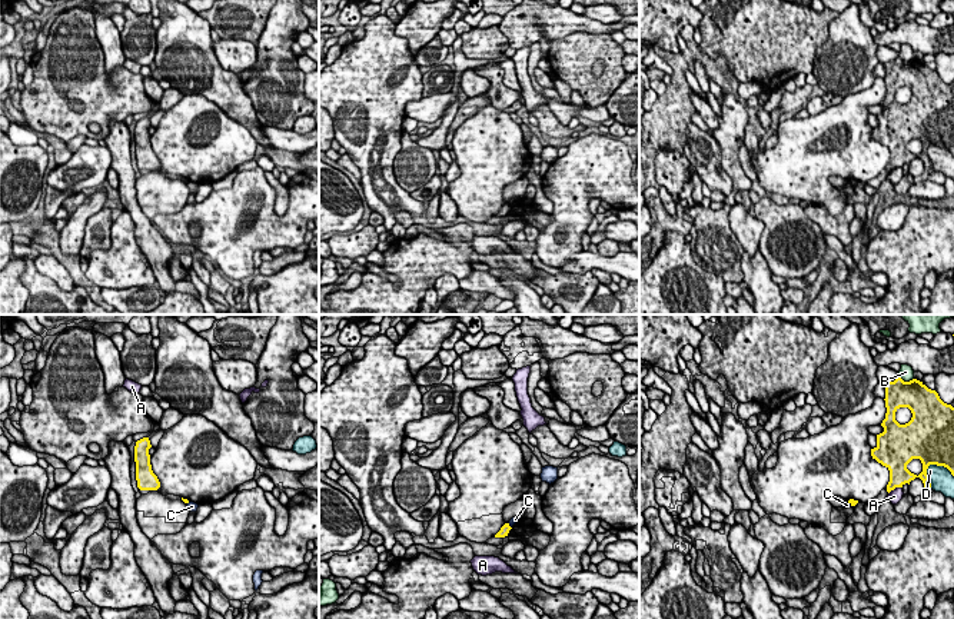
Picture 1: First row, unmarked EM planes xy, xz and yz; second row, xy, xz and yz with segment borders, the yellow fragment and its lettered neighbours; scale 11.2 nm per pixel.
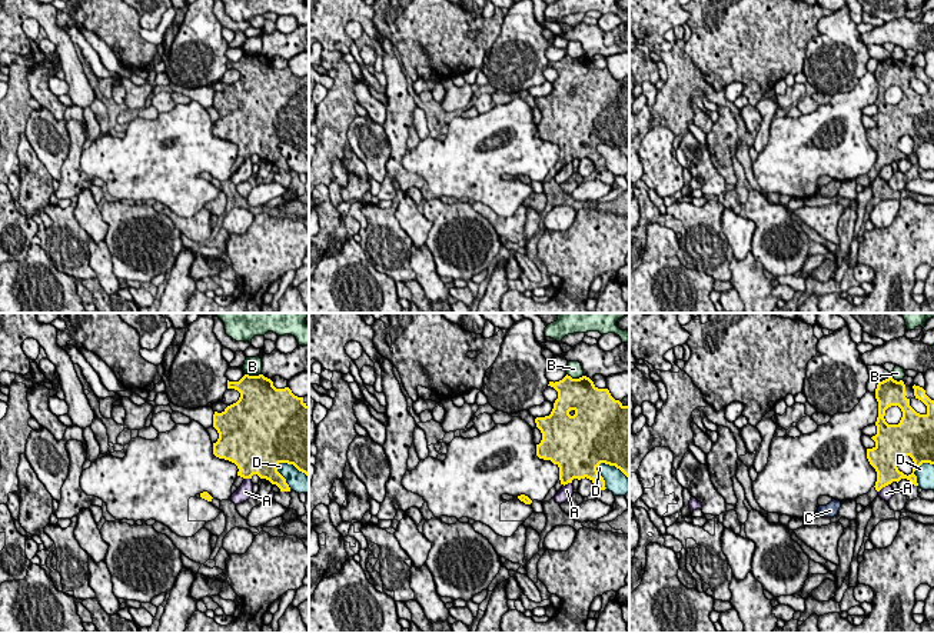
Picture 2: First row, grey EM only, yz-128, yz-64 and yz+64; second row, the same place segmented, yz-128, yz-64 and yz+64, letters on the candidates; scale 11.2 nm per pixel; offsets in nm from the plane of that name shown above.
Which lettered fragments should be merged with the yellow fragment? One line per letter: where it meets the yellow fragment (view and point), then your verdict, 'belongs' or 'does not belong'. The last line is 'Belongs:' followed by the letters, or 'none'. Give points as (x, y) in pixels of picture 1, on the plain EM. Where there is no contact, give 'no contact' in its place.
A: meets yellow in yz at (894, 167); does not belong
B: meets yellow in yz at (906, 62); does not belong
C: meets yellow in xz at (508, 205); does not belong
D: meets yellow in yz at (940, 145); does not belong
Belongs: none

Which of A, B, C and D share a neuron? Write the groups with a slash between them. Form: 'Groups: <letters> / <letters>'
Groups: A / B / C / D

